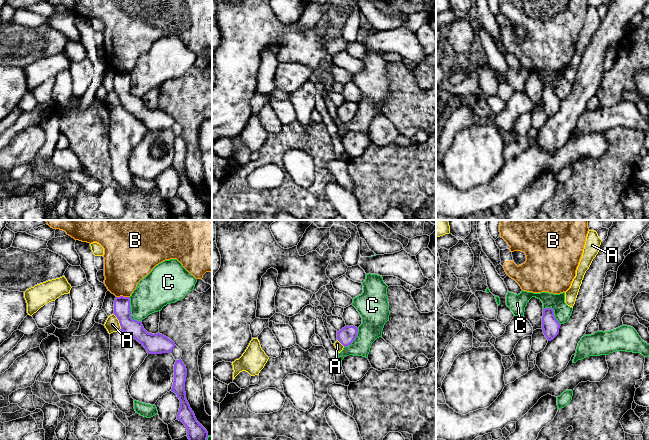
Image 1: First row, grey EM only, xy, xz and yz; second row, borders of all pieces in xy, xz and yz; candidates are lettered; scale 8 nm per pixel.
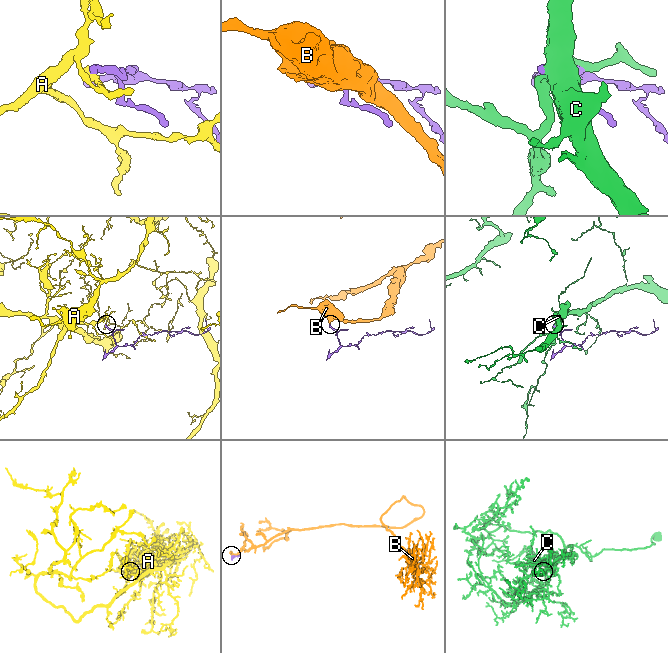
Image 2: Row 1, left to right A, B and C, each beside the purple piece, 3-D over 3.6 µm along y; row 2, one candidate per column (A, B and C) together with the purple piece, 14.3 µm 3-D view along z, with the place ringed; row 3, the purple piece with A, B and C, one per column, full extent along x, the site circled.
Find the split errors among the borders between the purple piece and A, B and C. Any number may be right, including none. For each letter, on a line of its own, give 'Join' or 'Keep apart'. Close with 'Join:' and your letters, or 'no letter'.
A: Keep apart
B: Keep apart
C: Keep apart
Join: no letter

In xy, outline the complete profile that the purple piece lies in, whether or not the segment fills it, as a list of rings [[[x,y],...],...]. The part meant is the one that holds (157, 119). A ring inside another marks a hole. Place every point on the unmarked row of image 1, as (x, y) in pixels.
[[[116,73],[114,77],[114,89],[119,96],[121,107],[136,115],[147,127],[148,130],[171,129],[175,119],[168,113],[156,109],[148,109],[141,97],[131,94],[130,74]]]

